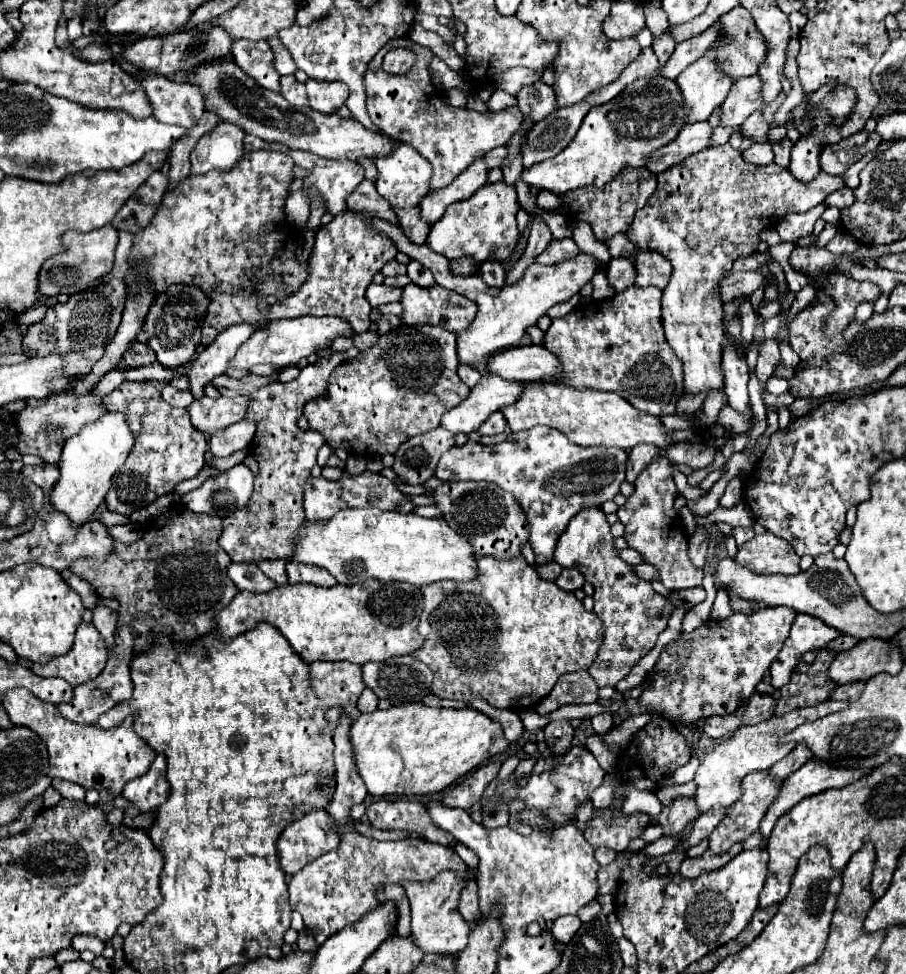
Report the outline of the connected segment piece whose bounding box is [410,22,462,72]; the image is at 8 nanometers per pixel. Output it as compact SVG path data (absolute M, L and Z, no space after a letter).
M418 22L414 24L414 28L410 30L410 40L420 44L420 46L426 46L430 48L436 56L440 56L444 62L448 62L448 66L456 72L462 72L462 58L458 56L458 52L446 42L442 40L436 32L428 32L424 30Z

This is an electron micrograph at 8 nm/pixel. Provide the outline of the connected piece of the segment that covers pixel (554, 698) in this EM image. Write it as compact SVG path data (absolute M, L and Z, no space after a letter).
M582 670L566 674L562 680L558 680L550 696L536 706L536 712L540 716L546 716L564 704L590 704L596 700L598 700L598 686L590 680L588 672Z

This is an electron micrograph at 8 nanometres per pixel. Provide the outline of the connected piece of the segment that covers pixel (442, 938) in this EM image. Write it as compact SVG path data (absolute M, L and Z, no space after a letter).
M442 870L434 880L428 882L406 882L403 886L412 908L412 936L422 952L436 954L458 954L468 942L468 922L458 912L458 898L464 890L466 878L452 870Z

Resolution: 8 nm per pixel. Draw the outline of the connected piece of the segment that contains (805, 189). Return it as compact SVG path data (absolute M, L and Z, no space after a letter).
M730 144L716 148L710 146L658 174L658 188L648 198L646 206L636 212L634 222L628 230L628 240L640 250L652 250L666 256L674 268L672 278L662 294L662 324L668 344L684 364L684 394L710 394L724 388L724 378L720 370L724 314L718 288L720 282L732 272L732 262L758 250L760 232L764 228L776 226L778 220L792 212L808 212L816 204L824 202L828 194L844 186L846 182L842 176L830 176L826 172L820 172L814 182L802 184L794 180L794 176L790 176L790 170L780 168L774 162L768 166L754 166L744 162L740 152L734 150Z

